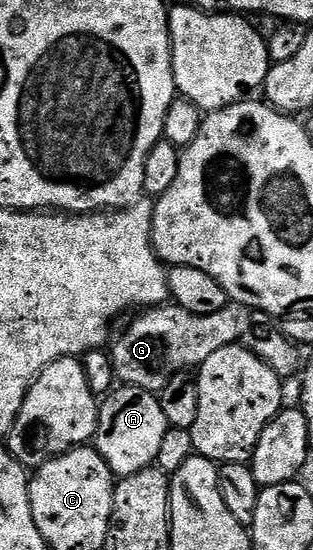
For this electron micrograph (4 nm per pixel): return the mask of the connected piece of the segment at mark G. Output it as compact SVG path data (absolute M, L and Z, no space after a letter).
M173 303L150 308L137 316L141 315L118 335L117 342L116 337L112 342L113 375L121 385L134 385L156 394L167 387L175 374L196 370L215 351L244 342L251 328L250 310L236 303L225 305L215 315L195 315Z

